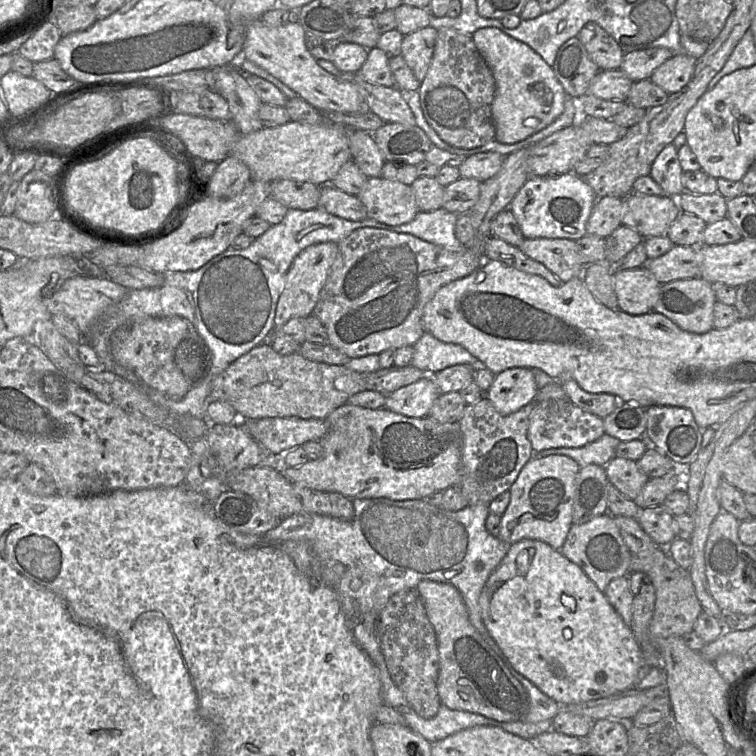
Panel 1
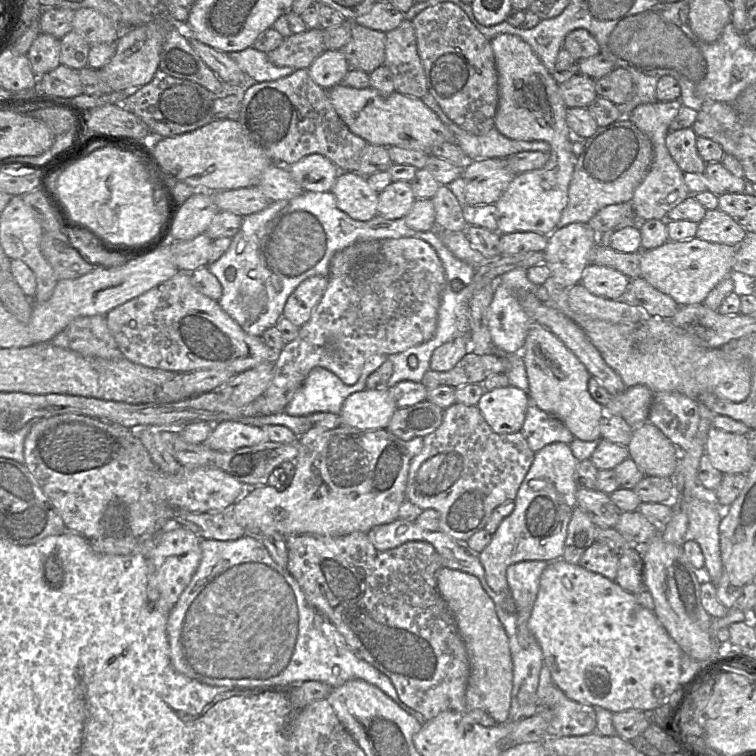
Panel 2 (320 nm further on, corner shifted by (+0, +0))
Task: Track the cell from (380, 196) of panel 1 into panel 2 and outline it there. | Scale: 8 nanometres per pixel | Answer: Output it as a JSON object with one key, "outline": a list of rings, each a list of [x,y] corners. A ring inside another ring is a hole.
{"outline":[[[341,172],[330,191],[337,207],[357,221],[368,221],[378,215],[378,195],[366,177],[356,172]]]}

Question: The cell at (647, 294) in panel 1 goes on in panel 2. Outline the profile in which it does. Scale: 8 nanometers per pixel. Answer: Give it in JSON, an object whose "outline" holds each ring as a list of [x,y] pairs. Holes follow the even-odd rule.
{"outline":[[[590,263],[584,269],[580,283],[593,295],[616,300],[629,281],[630,278],[611,267]]]}

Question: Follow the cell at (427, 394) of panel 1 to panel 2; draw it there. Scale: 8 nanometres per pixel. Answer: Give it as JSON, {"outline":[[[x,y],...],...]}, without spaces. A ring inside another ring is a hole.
{"outline":[[[371,390],[351,394],[339,413],[341,424],[361,430],[386,428],[397,406],[389,390]]]}

